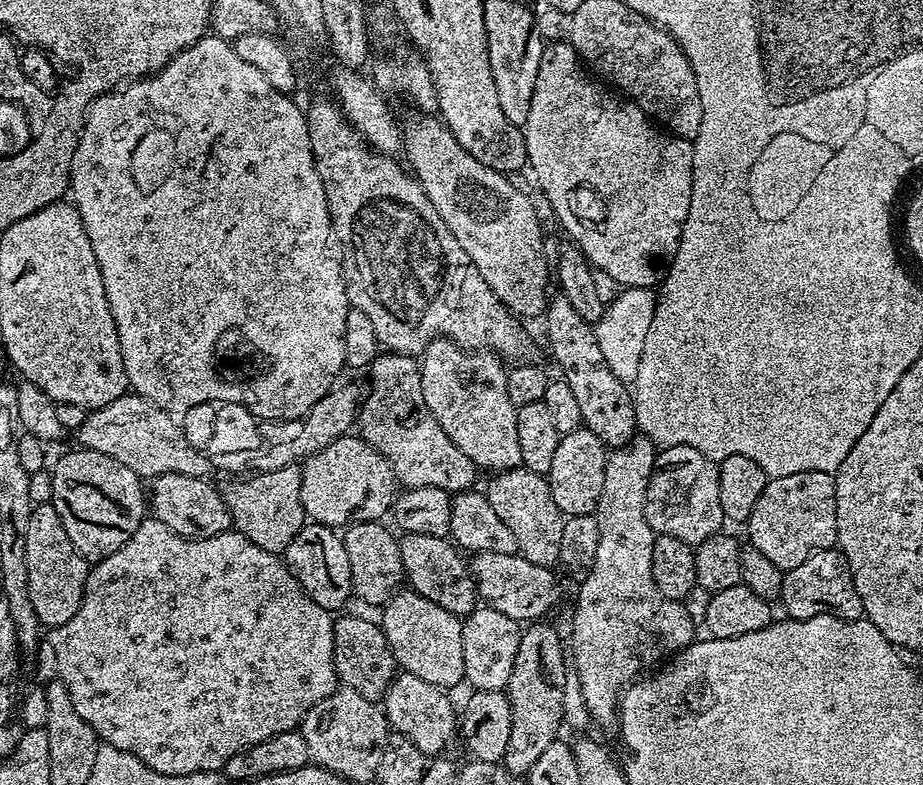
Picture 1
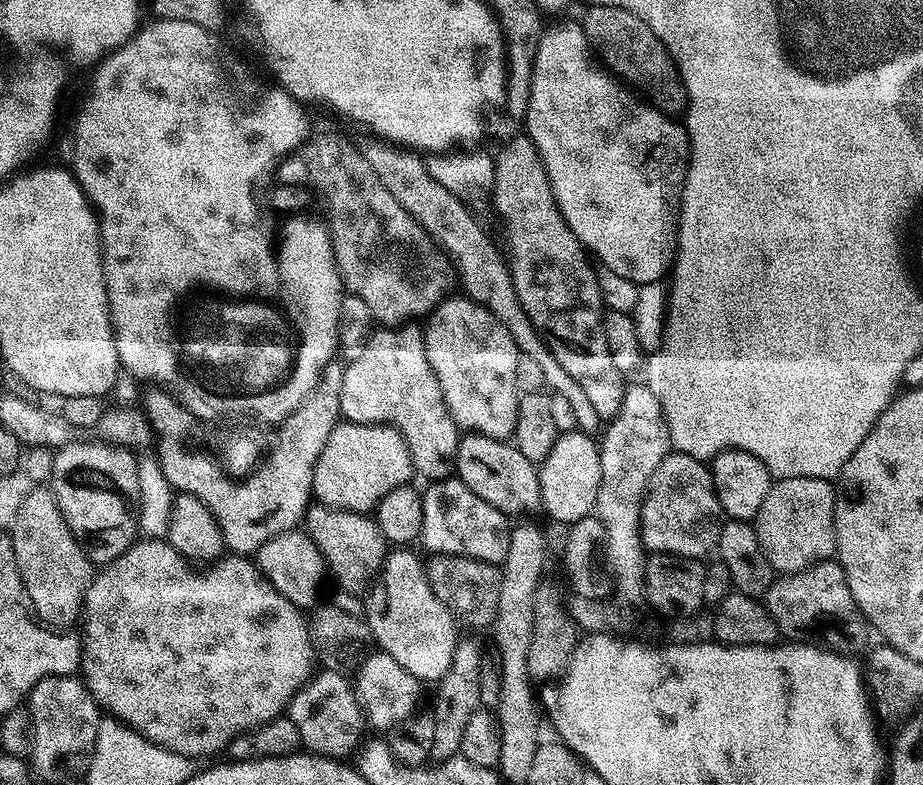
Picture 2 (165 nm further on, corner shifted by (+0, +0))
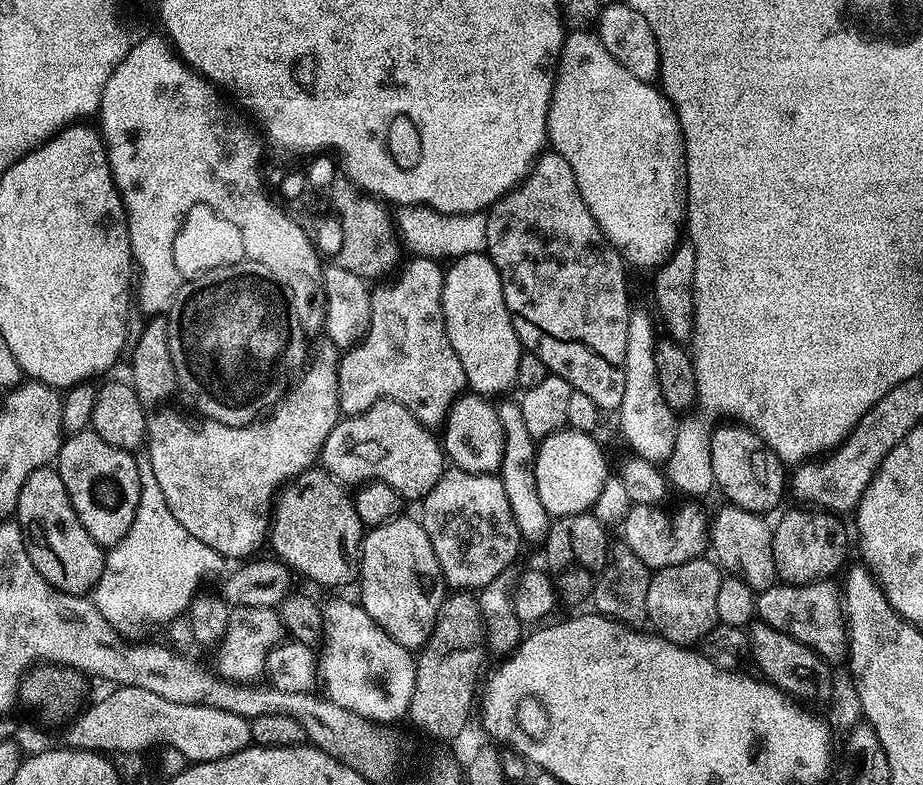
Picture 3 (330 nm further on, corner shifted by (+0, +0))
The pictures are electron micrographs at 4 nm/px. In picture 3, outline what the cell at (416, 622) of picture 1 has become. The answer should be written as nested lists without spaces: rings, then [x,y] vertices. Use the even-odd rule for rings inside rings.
[[[401,514],[376,528],[365,531],[360,550],[359,603],[398,642],[409,650],[419,650],[430,638],[440,608],[444,605],[446,585],[444,575],[434,558],[434,546],[426,538],[419,519]]]

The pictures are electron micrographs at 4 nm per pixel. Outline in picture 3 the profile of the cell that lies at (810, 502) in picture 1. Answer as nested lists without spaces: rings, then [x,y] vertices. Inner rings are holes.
[[[796,506],[789,512],[779,513],[780,521],[772,528],[772,553],[774,554],[774,566],[777,577],[785,584],[812,584],[816,580],[827,580],[835,577],[835,572],[840,567],[845,567],[844,559],[848,556],[848,540],[850,544],[850,532],[844,529],[844,524],[839,515],[827,510],[813,510],[808,506]]]

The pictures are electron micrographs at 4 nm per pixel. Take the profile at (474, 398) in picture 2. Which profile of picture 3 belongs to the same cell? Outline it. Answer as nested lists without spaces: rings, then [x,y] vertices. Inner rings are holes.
[[[475,252],[459,256],[457,260],[447,265],[440,299],[442,314],[444,315],[444,333],[458,356],[464,371],[464,383],[477,396],[496,398],[499,392],[516,384],[518,374],[518,358],[522,345],[518,334],[512,325],[512,316],[506,306],[506,298],[502,294],[502,278],[494,266],[494,262],[484,252]]]

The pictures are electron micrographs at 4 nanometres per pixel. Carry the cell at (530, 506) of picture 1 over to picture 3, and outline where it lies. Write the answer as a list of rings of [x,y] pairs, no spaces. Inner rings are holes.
[[[475,394],[456,397],[442,425],[442,447],[445,457],[455,467],[474,474],[496,474],[500,471],[504,435],[497,405],[491,399]]]

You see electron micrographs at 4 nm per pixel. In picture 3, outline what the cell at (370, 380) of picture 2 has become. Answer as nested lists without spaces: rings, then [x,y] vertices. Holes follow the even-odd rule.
[[[412,258],[409,261],[399,269],[400,277],[392,288],[372,292],[368,333],[355,348],[341,355],[340,411],[344,416],[356,416],[379,400],[393,400],[406,406],[425,428],[436,430],[448,419],[456,397],[465,391],[464,371],[444,333],[440,299],[445,269],[434,260]]]

